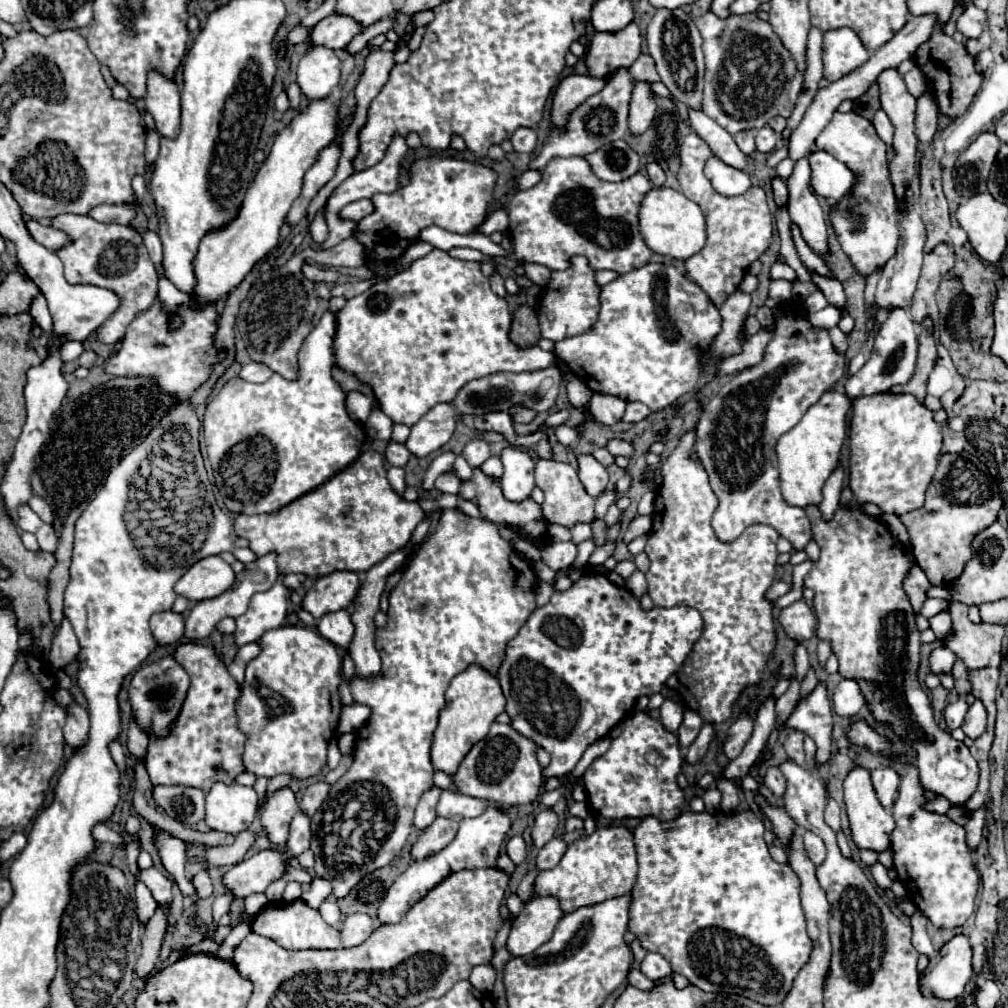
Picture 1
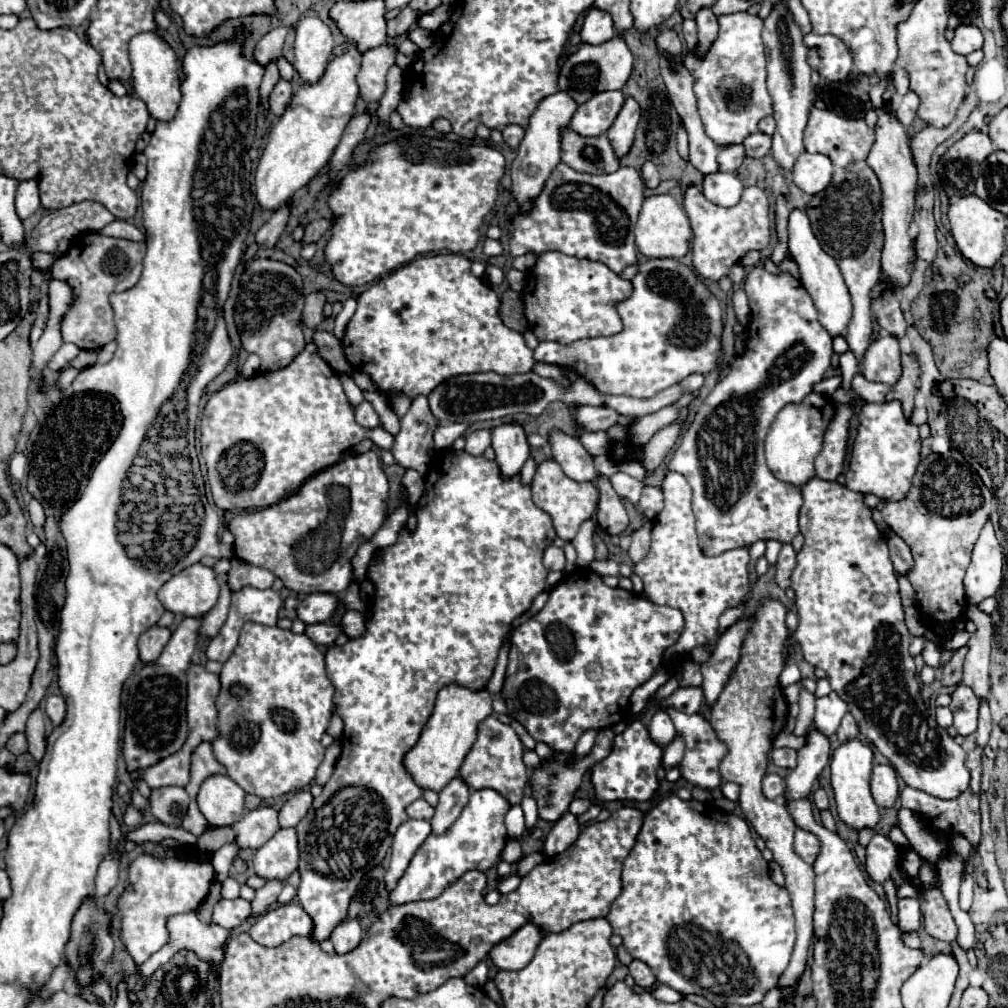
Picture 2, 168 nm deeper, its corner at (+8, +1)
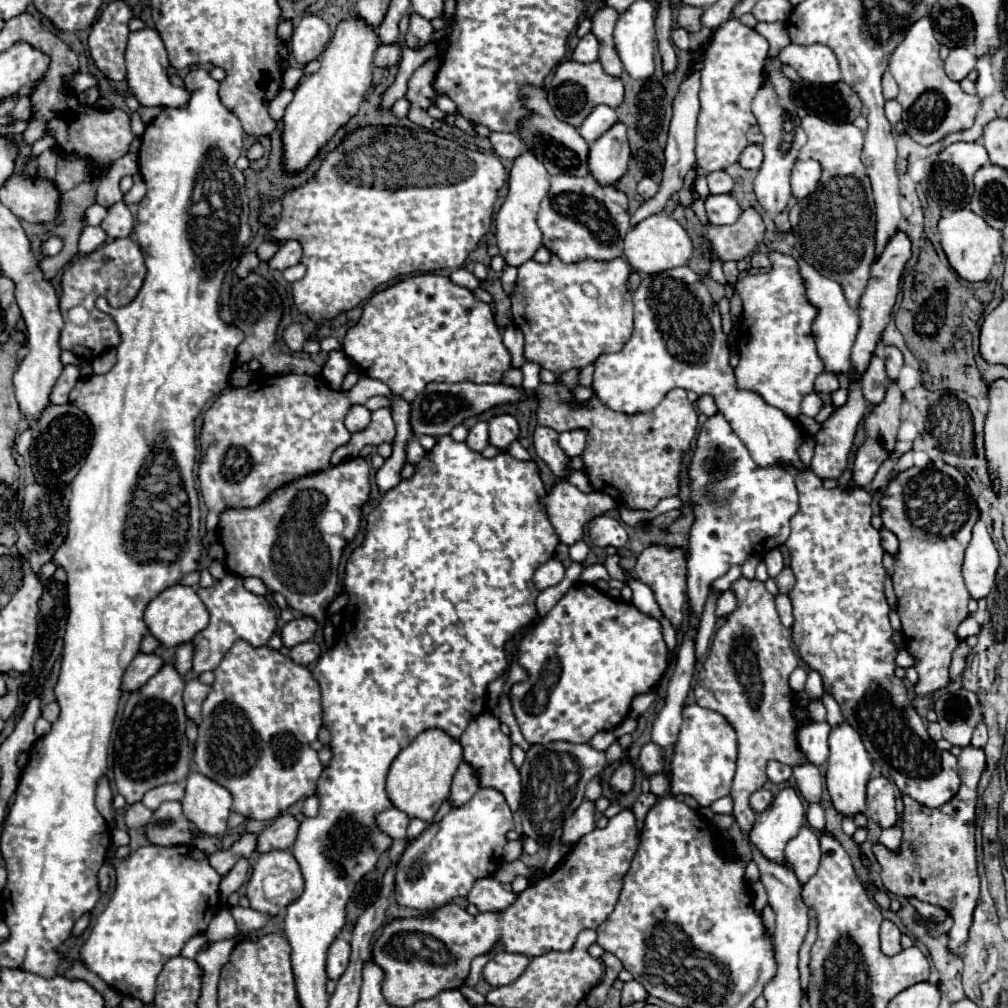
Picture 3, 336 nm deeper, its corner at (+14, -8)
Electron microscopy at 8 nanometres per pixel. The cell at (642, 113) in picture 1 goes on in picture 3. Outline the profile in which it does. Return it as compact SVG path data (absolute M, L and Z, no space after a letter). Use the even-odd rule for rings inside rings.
M623 122L613 124L601 138L589 148L589 172L601 184L615 184L629 164L627 126Z

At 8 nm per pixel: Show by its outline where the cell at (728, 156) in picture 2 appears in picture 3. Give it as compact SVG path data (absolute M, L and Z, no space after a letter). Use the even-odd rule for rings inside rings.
M725 170L709 172L707 182L709 182L709 190L711 190L711 194L725 194L725 192L731 192L731 188L733 188L733 184L735 184L733 178L731 178Z

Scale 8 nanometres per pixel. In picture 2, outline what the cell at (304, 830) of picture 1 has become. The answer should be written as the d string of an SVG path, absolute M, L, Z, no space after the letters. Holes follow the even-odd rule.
M279 829L271 841L257 849L253 867L255 873L265 881L285 881L297 871L299 849L295 829Z

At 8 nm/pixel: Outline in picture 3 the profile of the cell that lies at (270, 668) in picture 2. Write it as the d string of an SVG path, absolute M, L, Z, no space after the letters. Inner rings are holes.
M237 640L231 650L225 654L225 658L221 660L221 664L215 668L215 682L211 686L209 696L203 702L203 722L199 724L199 738L197 738L197 746L195 746L195 756L193 762L197 766L197 770L215 780L217 784L225 786L231 794L233 794L233 810L247 816L247 818L255 818L255 820L273 820L277 818L283 810L287 810L291 804L295 804L297 800L303 800L307 796L311 796L315 792L317 780L323 772L323 766L317 758L317 752L311 748L311 742L317 740L317 732L321 728L321 690L319 690L319 682L313 678L311 670L303 664L293 662L289 656L281 654L279 650L273 650L269 646L251 646L245 640Z

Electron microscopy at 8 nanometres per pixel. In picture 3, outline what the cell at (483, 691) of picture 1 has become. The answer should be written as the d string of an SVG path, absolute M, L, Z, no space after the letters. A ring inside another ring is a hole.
M431 728L421 732L401 754L393 760L389 776L387 776L387 794L395 808L407 812L411 818L421 818L431 822L435 812L449 796L449 786L453 774L459 766L461 758L461 744L451 738L441 728Z

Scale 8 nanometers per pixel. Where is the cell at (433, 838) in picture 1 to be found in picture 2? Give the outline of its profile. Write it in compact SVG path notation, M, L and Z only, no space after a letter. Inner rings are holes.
M455 777L441 793L439 793L439 805L435 807L435 815L431 819L431 827L435 835L445 833L455 819L461 815L463 807L469 801L469 787L463 779Z

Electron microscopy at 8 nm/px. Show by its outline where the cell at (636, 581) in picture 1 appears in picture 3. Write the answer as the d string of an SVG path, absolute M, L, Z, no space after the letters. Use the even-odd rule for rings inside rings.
M593 564L593 566L589 566L589 568L585 568L583 570L583 574L581 574L581 580L583 582L589 582L589 584L593 584L595 580L599 580L599 578L603 578L603 580L611 580L611 576L609 576L609 572L607 572L607 568L603 566L603 564Z

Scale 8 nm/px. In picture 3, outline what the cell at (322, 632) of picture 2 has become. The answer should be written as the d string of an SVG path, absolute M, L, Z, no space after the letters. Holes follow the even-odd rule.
M309 640L309 642L301 642L297 646L291 648L289 656L297 662L297 664L303 664L303 666L311 666L319 656L321 656L321 648L317 642Z

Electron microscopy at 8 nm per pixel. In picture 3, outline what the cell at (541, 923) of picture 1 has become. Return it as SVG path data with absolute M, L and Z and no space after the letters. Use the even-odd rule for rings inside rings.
M497 952L483 968L483 978L491 986L505 986L515 982L525 972L527 964L529 964L529 958L525 954Z

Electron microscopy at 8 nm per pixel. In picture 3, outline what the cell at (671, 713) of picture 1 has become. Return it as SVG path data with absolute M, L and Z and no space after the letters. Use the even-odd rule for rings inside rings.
M647 742L643 748L641 748L641 754L639 754L639 762L643 766L643 770L653 776L657 772L661 772L665 768L665 756L663 756L663 748L657 746L655 742Z

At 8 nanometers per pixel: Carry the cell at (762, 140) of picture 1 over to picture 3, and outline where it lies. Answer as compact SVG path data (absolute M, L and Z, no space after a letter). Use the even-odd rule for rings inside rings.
M749 144L749 146L741 152L741 156L739 156L739 164L741 164L743 168L753 168L753 170L757 170L757 168L761 166L761 162L763 162L763 150L761 150L761 146L757 146L757 144Z

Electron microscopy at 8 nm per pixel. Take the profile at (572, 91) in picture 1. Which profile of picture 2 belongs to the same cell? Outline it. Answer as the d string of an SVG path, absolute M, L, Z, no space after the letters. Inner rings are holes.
M557 91L555 95L545 97L539 107L535 109L535 113L531 115L529 127L525 131L525 137L517 149L517 157L511 165L511 195L517 201L519 213L529 213L531 205L535 205L535 197L539 197L539 193L543 191L543 185L547 181L547 177L551 175L551 169L555 169L555 165L559 165L559 153L561 153L561 129L569 125L573 113L577 109L577 103L563 91Z

